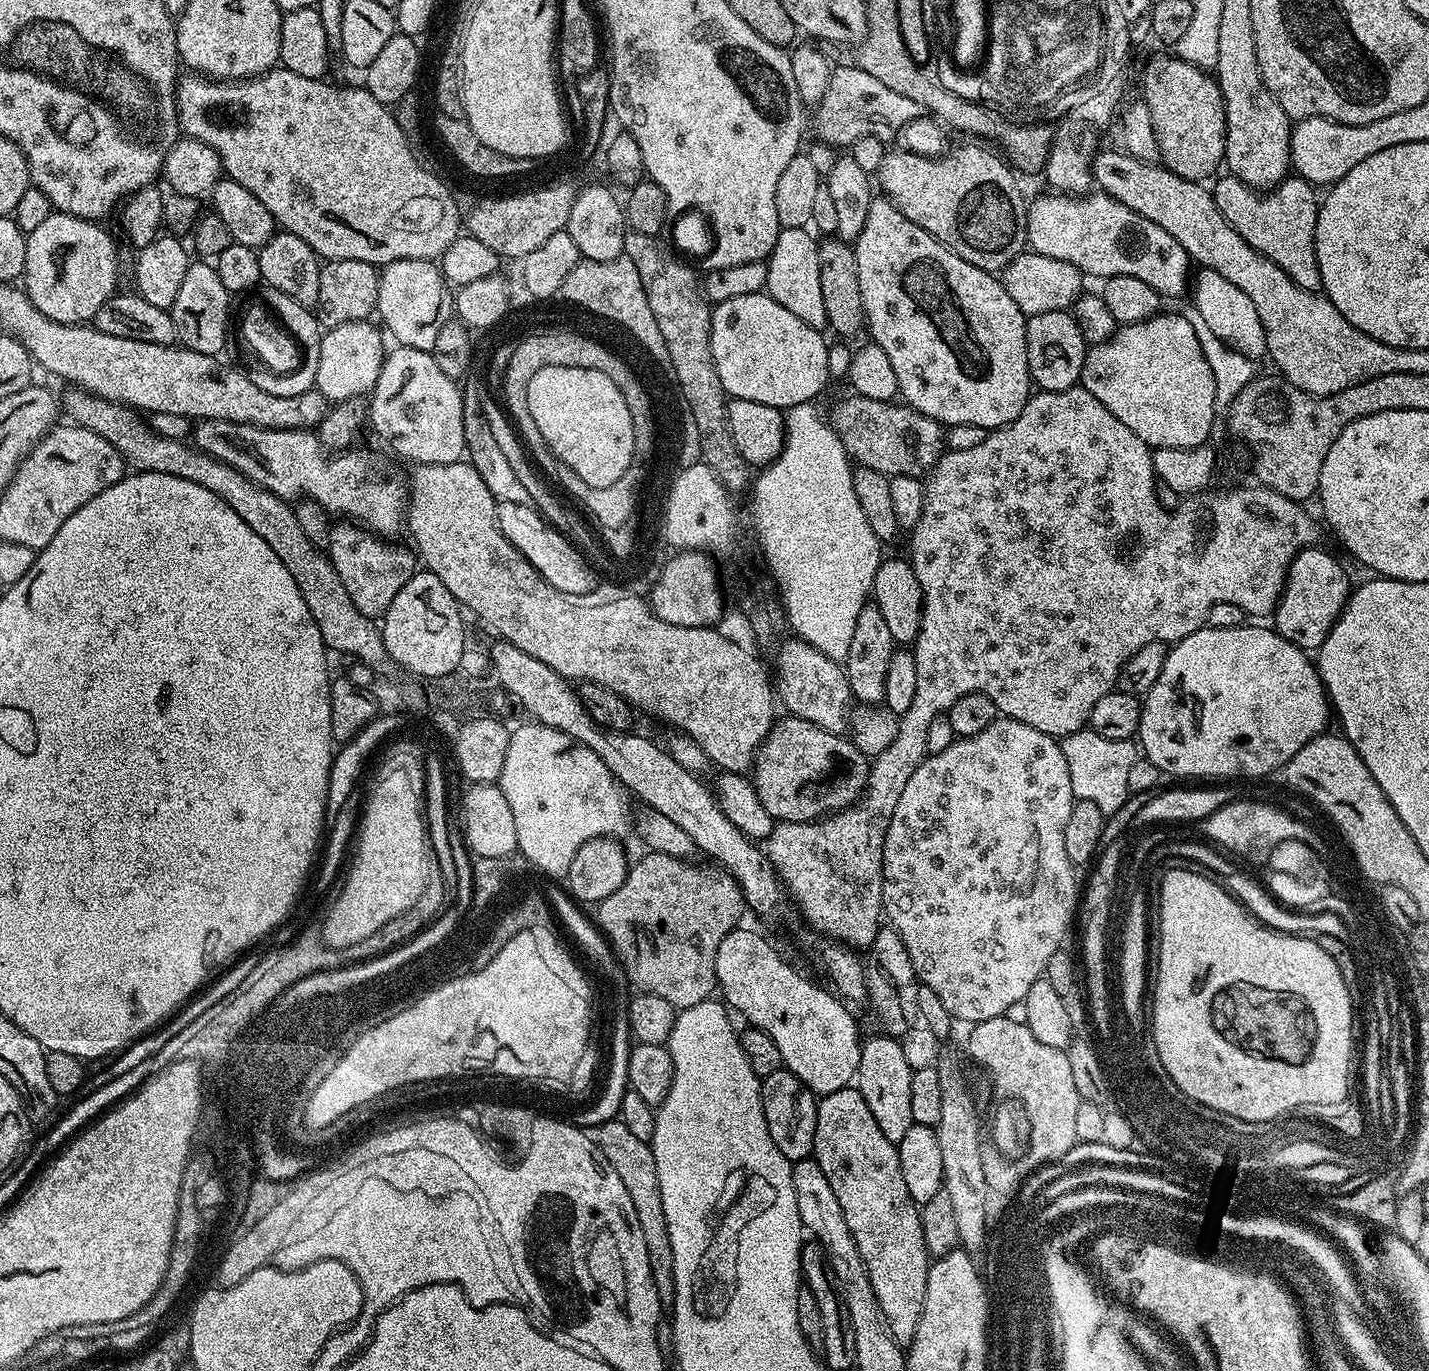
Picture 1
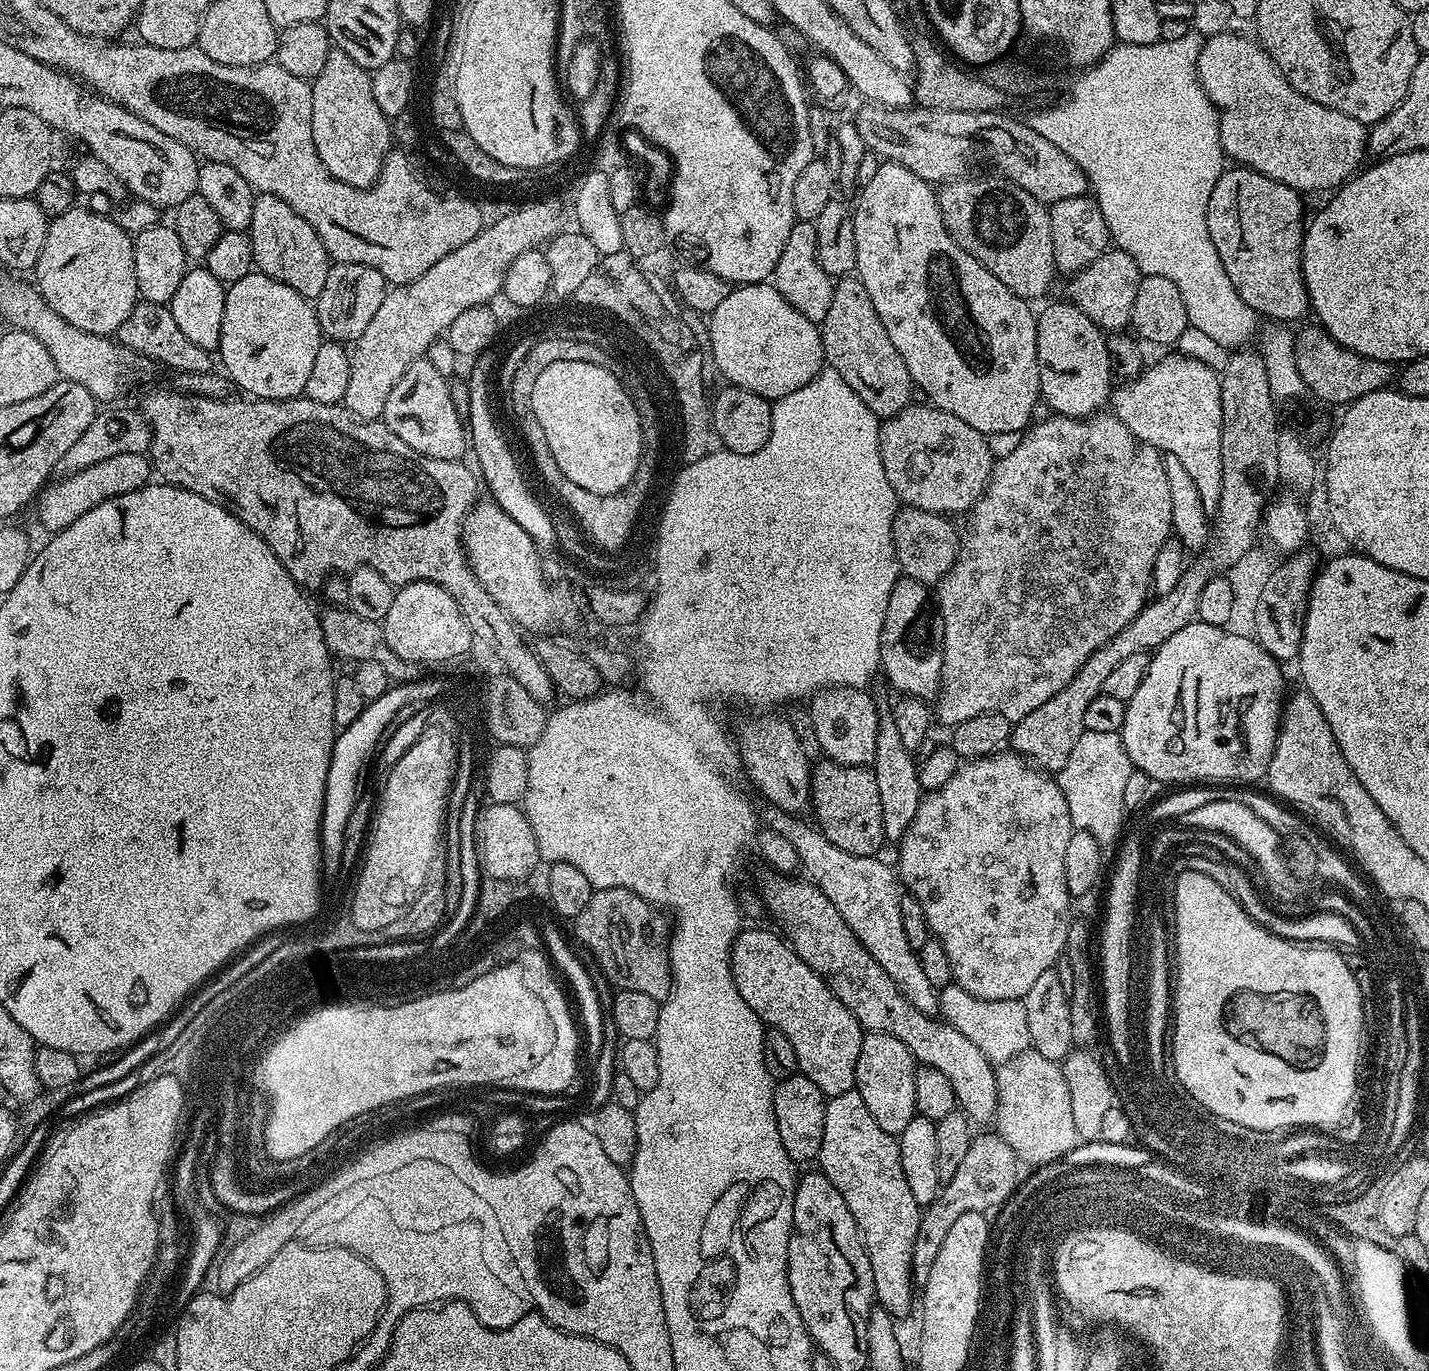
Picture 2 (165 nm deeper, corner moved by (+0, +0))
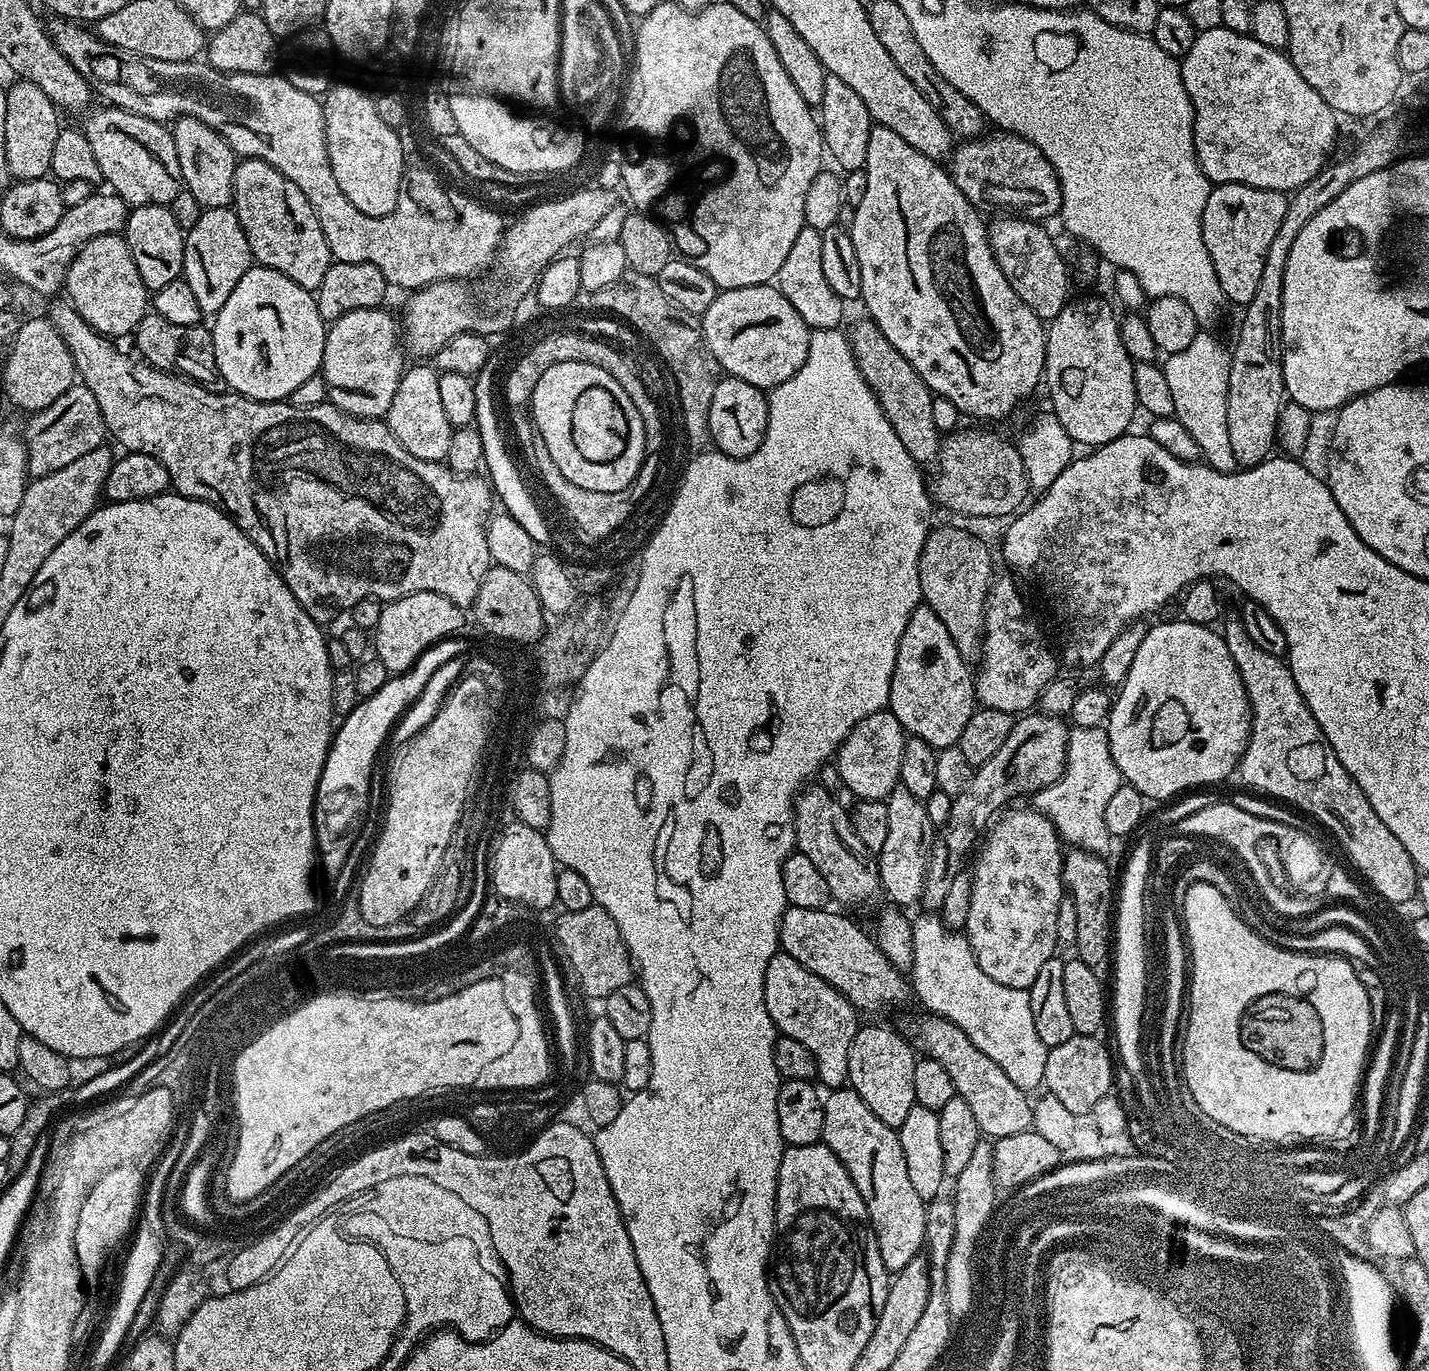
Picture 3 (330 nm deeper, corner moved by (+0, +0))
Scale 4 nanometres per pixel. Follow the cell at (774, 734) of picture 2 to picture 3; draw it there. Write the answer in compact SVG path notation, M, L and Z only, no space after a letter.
M808 786L796 797L796 848L818 866L822 878L826 878L826 886L830 886L830 894L835 903L840 904L864 904L877 895L881 895L880 866L877 857L858 838L858 834L852 825L852 817L849 809L843 808L830 793L824 788L812 788Z

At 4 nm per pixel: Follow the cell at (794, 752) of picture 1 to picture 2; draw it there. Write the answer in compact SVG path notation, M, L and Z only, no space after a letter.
M823 762L811 769L810 779L812 781L812 799L810 801L811 815L816 815L814 819L815 827L820 829L838 850L846 850L846 854L858 854L859 856L876 856L879 848L886 844L884 839L884 827L882 826L882 802L878 799L878 782L872 773L871 767L855 768L845 764L834 764Z

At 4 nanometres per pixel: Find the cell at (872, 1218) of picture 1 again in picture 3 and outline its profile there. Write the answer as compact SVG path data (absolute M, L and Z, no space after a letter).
M850 1086L831 1089L824 1096L824 1135L822 1143L834 1150L836 1157L846 1166L854 1186L858 1186L858 1194L862 1194L862 1202L866 1202L868 1217L872 1220L872 1229L878 1242L878 1254L882 1254L882 1262L889 1274L895 1274L910 1262L910 1258L921 1255L926 1241L926 1201L918 1198L906 1171L906 1157L902 1154L902 1142L897 1129L886 1126L882 1118L877 1118L874 1110L858 1098L858 1094Z

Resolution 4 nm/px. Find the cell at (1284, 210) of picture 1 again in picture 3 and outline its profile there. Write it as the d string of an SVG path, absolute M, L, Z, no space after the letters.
M1218 184L1206 198L1206 210L1202 210L1202 242L1206 242L1206 254L1214 262L1214 274L1218 274L1218 286L1222 286L1225 301L1232 300L1243 306L1254 298L1258 281L1262 278L1262 266L1266 266L1266 253L1270 242L1282 226L1289 197L1283 192L1262 190L1245 184Z

